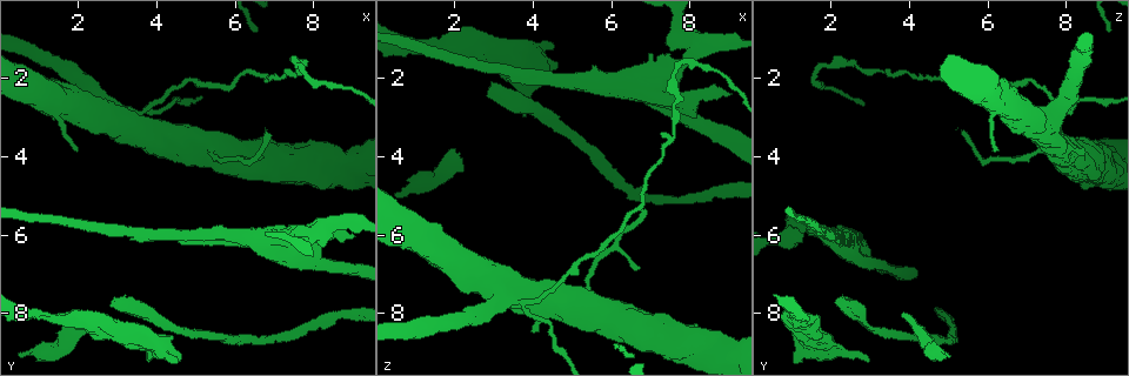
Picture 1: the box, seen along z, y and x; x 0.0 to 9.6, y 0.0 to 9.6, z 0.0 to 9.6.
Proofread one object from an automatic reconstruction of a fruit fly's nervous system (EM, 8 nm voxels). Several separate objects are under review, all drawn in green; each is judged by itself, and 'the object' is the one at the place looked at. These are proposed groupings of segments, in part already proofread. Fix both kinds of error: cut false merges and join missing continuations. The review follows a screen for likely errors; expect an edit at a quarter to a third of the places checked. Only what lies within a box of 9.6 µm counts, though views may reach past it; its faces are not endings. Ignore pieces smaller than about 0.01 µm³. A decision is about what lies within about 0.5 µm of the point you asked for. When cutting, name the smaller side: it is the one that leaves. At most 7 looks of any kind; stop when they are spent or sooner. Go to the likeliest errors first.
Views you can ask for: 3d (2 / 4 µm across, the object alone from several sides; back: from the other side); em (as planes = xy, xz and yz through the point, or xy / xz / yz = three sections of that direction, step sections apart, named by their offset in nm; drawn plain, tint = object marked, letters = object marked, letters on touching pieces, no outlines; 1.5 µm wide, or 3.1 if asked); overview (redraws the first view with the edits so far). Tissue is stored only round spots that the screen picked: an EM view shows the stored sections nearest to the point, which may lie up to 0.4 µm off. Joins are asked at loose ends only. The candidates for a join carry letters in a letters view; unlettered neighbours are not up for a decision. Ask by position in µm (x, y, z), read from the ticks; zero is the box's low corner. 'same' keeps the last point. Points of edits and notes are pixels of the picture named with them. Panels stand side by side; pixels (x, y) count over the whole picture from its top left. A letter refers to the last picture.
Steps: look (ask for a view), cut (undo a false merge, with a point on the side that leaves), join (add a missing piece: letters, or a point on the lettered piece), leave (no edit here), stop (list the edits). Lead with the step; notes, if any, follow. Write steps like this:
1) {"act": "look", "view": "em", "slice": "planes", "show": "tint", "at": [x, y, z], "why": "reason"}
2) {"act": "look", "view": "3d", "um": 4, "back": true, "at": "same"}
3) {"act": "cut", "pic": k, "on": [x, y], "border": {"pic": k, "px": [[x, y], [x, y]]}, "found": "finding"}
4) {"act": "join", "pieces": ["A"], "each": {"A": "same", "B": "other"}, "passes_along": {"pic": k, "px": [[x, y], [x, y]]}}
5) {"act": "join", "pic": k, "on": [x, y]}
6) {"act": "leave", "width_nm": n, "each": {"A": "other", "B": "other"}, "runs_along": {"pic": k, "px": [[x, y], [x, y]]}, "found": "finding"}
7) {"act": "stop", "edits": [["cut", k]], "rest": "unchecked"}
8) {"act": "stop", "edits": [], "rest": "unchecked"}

{"act": "look", "view": "em", "slice": "planes", "show": "tint", "at": [7.65, 6.45, 2.65], "why": "three-way junction"}

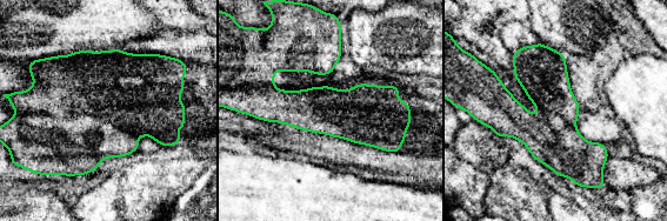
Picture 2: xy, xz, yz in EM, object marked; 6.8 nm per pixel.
{"act": "look", "view": "em", "slice": "planes", "show": "letters", "at": "same"}

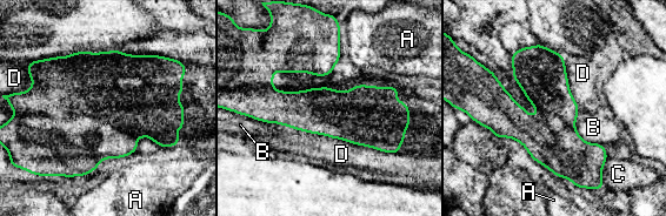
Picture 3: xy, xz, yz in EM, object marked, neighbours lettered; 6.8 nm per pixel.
{"act": "cut", "pic": 3, "on": [125, 90], "width_nm": 360, "each": {"A": "other", "B": "other", "C": "other", "D": "other"}, "border": {"pic": 3, "px": [[75, 115], [100, 117], [135, 137]]}, "found": "a second cell is stuck on"}

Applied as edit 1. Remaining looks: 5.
{"act": "look", "view": "overview"}

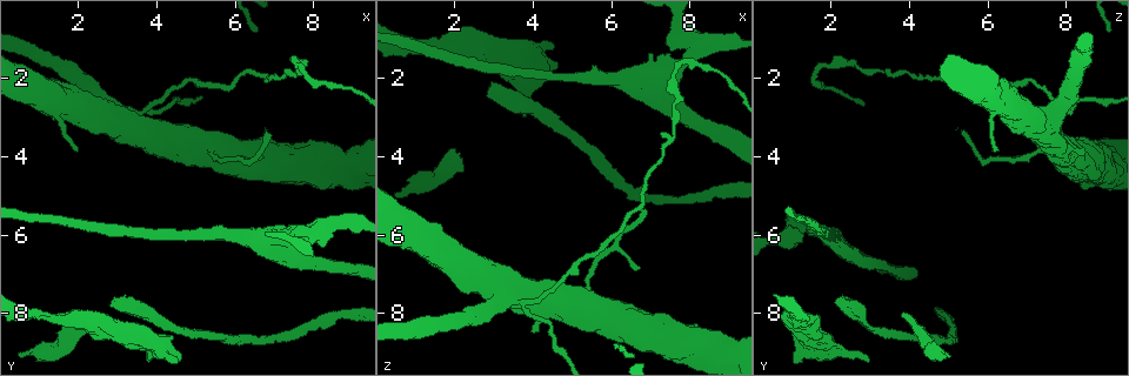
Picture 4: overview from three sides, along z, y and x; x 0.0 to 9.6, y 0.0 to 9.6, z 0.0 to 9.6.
{"act": "look", "view": "3d", "um": 4, "at": [3.60, 3.10, 7.70], "why": "calibre changes"}

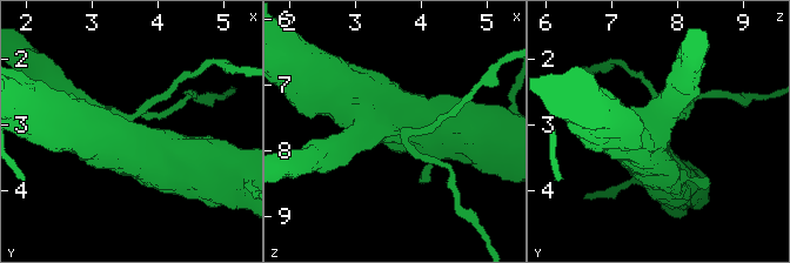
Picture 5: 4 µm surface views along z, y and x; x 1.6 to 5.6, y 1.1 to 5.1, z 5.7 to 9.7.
{"act": "look", "view": "em", "slice": "yz", "step": 4, "show": "tint", "at": [3.55, 3.05, 7.70]}

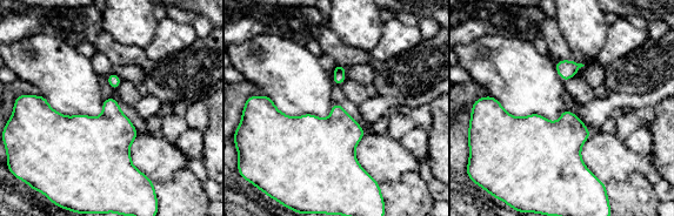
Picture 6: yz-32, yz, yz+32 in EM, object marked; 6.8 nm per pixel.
{"act": "look", "view": "em", "slice": "planes", "show": "letters", "at": "same", "why": "another direction"}

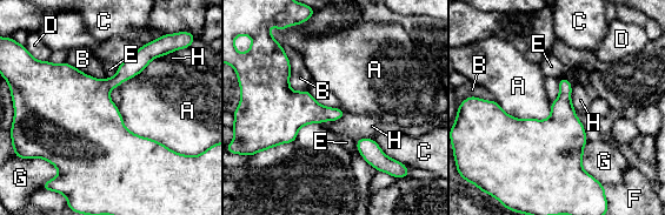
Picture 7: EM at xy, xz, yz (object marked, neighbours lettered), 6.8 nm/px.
{"act": "leave", "width_nm": 100, "each": {"A": "other", "B": "other", "C": "other", "D": "other", "E": "other", "F": "other", "G": "other", "H": "other"}, "border": {"pic": 7, "px": [[571, 86], [571, 103], [576, 111]]}, "found": "all the same cell"}

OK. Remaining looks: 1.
{"act": "look", "view": "em", "slice": "planes", "show": "letters", "at": [2.60, 7.95, 0.80], "why": "branch stops here"}

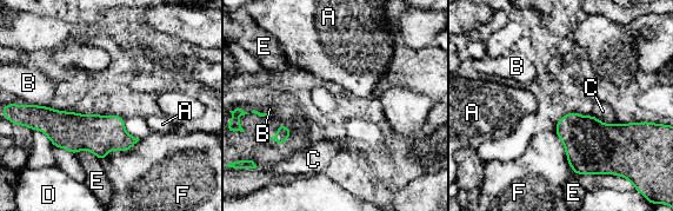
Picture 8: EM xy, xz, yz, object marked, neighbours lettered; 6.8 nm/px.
{"act": "leave", "each": {"A": "other", "B": "other", "C": "other", "D": "other", "E": "other", "F": "other"}, "found": "none of them fits"}

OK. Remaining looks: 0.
{"act": "stop", "edits": [["cut", 3]], "rest": "unchecked"}

